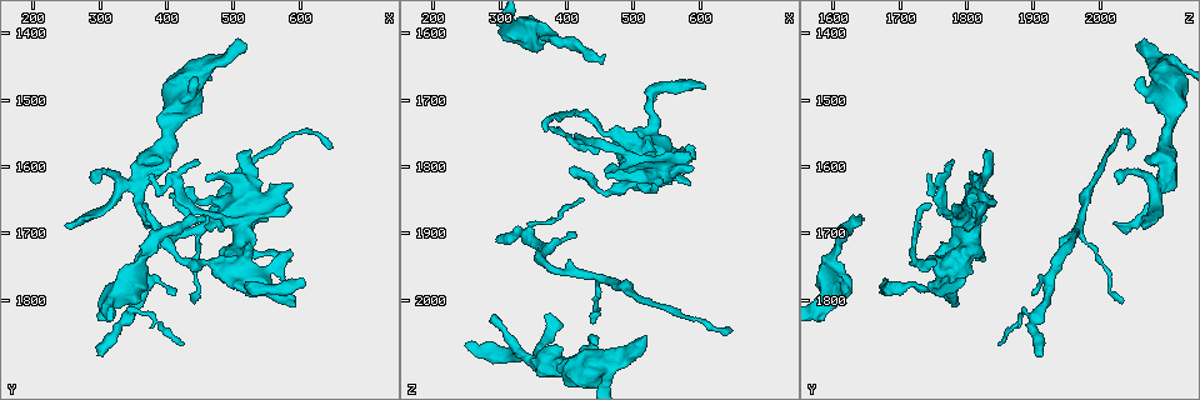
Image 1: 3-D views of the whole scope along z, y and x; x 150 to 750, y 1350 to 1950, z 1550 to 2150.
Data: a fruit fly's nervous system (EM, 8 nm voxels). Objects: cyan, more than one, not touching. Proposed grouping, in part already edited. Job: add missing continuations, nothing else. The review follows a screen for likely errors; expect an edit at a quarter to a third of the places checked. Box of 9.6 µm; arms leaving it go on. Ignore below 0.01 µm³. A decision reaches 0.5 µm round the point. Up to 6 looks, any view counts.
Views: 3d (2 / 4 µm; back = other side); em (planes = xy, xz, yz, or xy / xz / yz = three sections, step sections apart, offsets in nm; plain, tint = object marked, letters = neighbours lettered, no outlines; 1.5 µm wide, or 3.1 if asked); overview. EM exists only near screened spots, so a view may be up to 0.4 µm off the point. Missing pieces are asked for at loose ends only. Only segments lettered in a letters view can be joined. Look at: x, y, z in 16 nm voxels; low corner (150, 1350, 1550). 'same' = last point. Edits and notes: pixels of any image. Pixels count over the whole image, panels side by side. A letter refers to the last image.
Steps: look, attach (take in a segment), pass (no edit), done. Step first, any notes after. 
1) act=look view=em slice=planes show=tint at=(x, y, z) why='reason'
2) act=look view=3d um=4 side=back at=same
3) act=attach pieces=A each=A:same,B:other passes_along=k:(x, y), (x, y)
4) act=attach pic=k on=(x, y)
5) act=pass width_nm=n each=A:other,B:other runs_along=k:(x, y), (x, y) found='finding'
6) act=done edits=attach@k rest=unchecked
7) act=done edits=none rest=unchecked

act=look view=3d um=4 at=(455, 1675, 1640) why='end of a long branch'

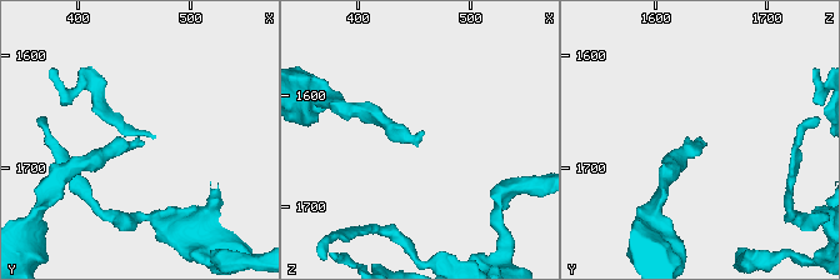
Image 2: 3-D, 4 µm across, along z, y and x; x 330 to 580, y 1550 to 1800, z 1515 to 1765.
act=look view=em slice=planes show=letters at=(456, 1678, 1638) why='now the EM'

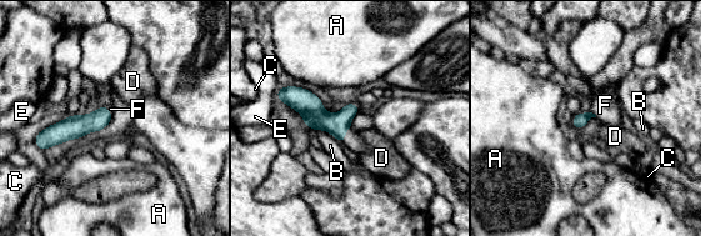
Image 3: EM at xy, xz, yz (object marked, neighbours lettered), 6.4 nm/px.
act=attach pieces=F longest_contact=B:190nm each=A:other,B:other,C:other,D:other,E:other,F:same passes_along=3:(315, 116), (344, 135), (352, 140) found='the neuron continues'

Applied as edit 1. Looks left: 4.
act=look view=em slice=planes show=letters at=(250, 1690, 2065) why='an open end'

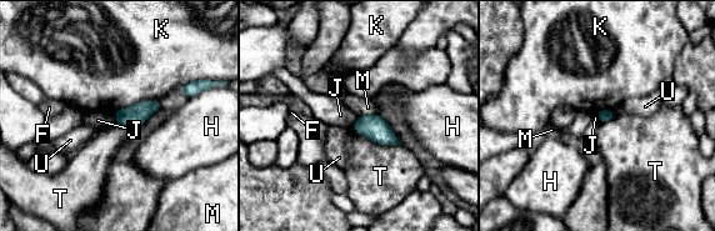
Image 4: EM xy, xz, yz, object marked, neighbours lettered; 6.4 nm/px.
act=pass each=F:other,H:other,J:other,K:other,M:other,T:other,U:other border=4:(114, 111), (116, 122) found='no lettered segment goes on from it'

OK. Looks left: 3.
act=look view=em slice=xy step=4 show=tint at=(300, 1885, 1915)

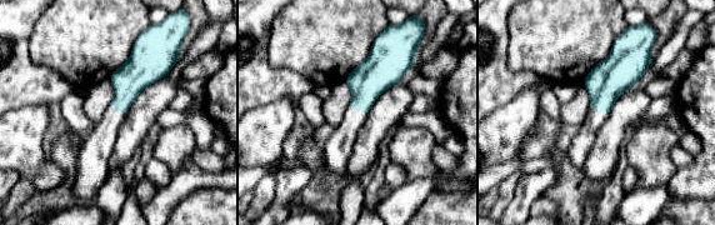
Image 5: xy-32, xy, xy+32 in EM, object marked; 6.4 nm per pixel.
act=look view=em slice=planes show=letters at=same why='cut it another way'

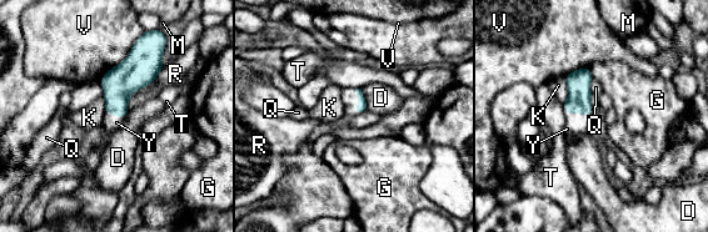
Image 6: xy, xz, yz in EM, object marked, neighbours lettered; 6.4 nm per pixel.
act=attach pieces=Y each=D:other,G:other,K:other,M:other,Q:other,R:other,T:other,V:other,Y:same passes_along=6:(362, 102), (358, 101), (349, 97) found='the neuron continues'

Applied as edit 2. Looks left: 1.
act=done edits=attach@3,attach@6 rest=unchecked

